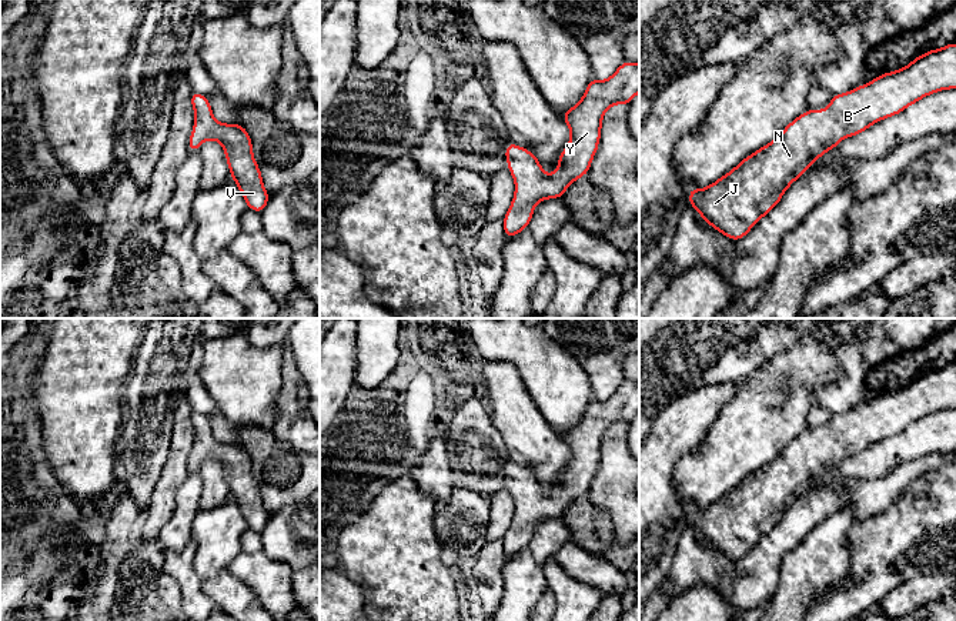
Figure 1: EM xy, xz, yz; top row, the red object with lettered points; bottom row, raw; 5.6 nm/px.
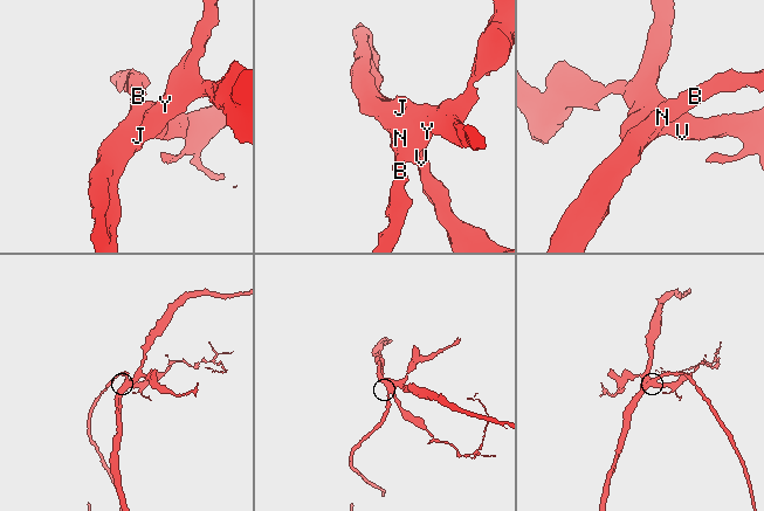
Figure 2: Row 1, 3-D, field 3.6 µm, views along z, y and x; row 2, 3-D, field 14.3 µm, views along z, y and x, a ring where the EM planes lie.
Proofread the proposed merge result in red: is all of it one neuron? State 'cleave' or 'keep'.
keep

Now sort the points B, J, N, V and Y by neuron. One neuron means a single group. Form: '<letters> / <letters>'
B J N V Y

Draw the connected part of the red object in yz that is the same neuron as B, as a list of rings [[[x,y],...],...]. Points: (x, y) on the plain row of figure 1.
[[[956,363],[930,370],[897,391],[885,393],[849,413],[833,415],[826,431],[806,430],[789,443],[776,460],[743,478],[718,501],[703,510],[689,508],[689,525],[695,527],[712,548],[731,560],[741,560],[780,521],[786,508],[840,460],[902,433],[925,415],[947,408],[956,408]]]

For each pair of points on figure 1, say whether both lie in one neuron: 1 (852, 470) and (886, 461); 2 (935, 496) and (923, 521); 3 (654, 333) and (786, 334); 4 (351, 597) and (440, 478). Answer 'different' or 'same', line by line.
1: same
2: same
3: same
4: different

